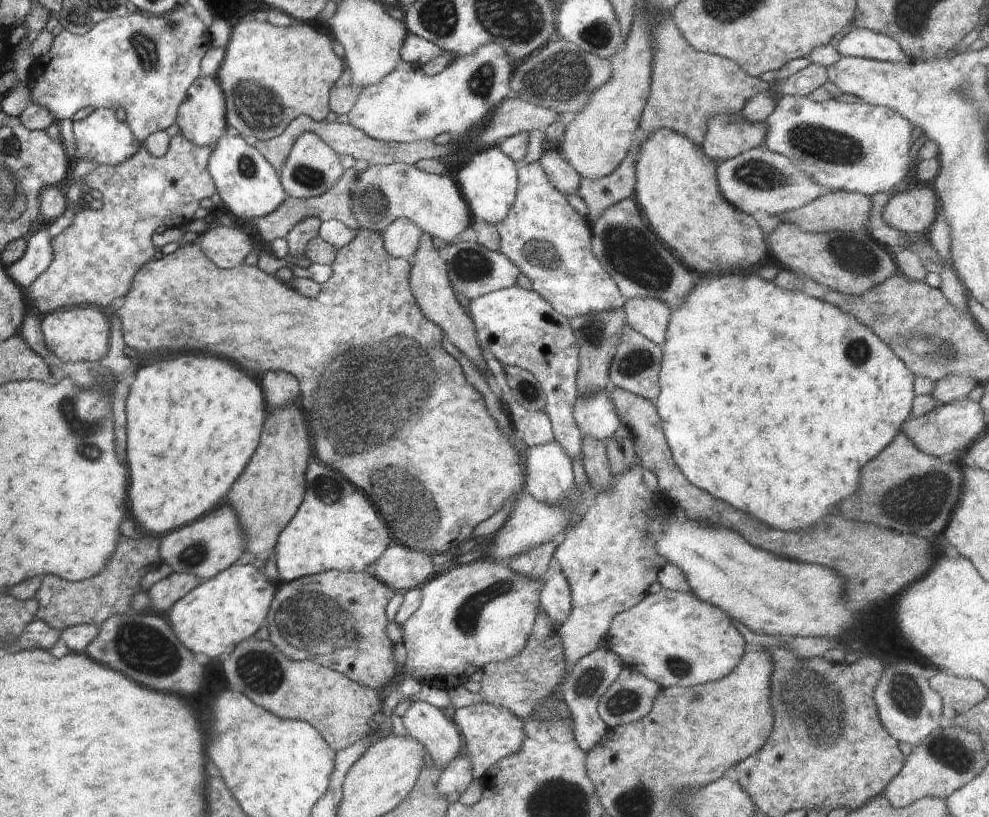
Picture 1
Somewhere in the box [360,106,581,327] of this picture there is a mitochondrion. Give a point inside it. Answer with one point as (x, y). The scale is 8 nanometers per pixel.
(544, 257)

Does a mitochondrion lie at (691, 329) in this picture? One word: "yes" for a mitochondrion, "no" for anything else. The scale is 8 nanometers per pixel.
no

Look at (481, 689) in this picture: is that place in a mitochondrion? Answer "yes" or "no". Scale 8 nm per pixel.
no

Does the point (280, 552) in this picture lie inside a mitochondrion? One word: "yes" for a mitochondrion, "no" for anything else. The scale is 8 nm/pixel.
no

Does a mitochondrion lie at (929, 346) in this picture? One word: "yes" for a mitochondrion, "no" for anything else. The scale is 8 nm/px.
yes

